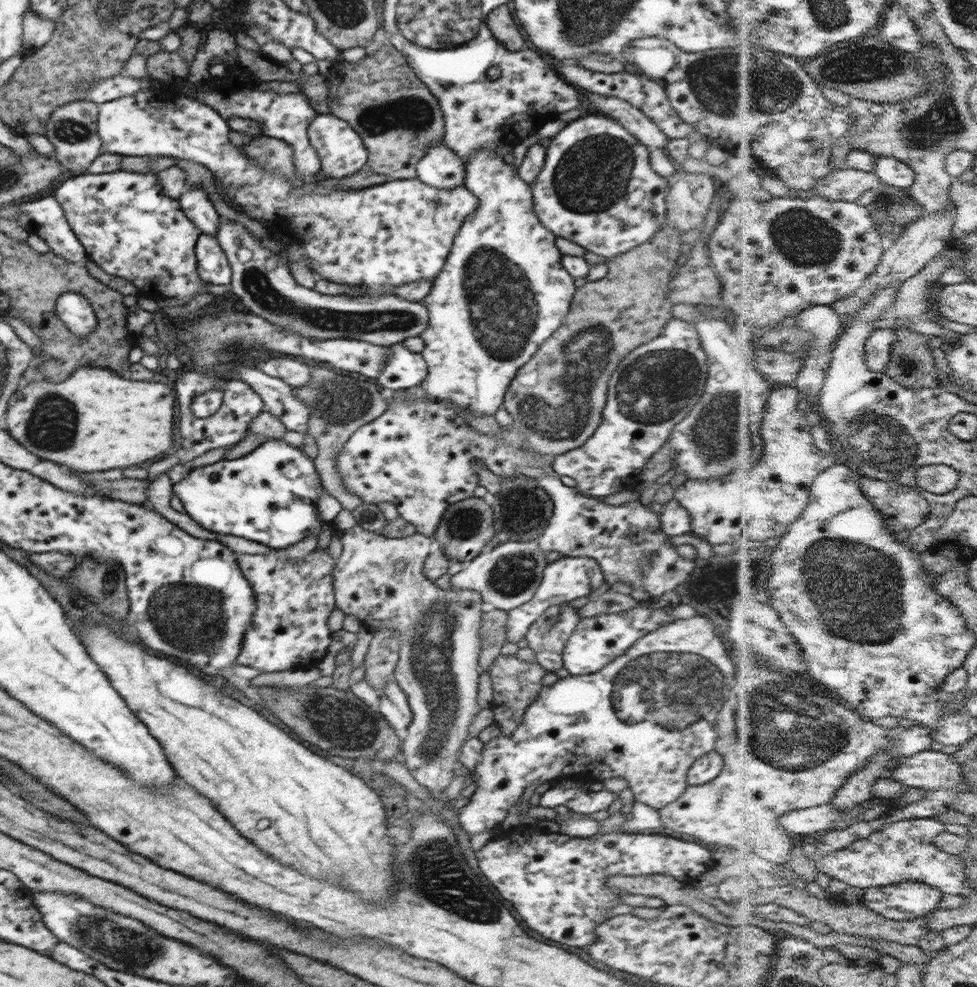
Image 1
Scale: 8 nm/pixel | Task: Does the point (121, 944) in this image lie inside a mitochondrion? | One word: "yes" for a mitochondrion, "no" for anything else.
yes

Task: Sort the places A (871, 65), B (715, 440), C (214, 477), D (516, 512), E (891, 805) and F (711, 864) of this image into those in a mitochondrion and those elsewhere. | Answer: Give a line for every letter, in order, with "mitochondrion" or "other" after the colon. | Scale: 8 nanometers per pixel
A: mitochondrion
B: mitochondrion
C: other
D: other
E: other
F: other

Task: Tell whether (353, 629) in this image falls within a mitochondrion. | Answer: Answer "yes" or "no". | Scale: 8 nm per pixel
no

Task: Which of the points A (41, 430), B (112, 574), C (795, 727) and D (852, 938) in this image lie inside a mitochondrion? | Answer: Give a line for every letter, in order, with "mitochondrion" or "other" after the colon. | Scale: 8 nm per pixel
A: mitochondrion
B: other
C: mitochondrion
D: other

